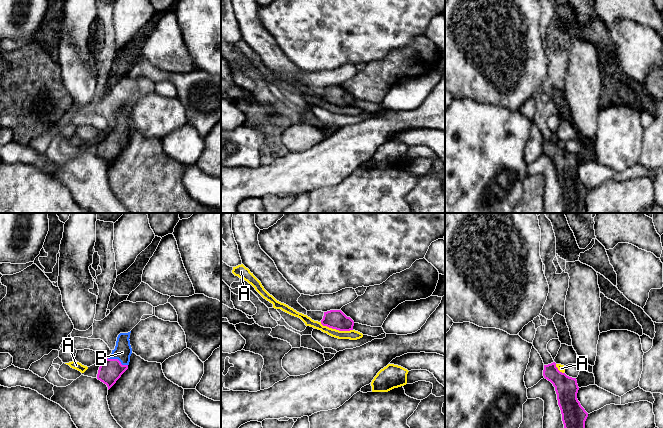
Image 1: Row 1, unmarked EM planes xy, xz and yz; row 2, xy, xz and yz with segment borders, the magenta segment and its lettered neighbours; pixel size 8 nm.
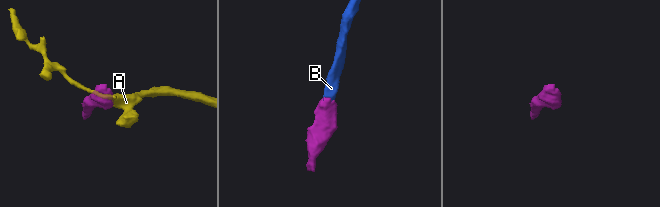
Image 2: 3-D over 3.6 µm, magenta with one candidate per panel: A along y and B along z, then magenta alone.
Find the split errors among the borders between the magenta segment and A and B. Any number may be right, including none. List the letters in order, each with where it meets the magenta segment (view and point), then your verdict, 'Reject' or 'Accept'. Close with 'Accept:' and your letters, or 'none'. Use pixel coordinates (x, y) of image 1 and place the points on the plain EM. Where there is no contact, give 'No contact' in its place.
A: Touches magenta at xz (336, 105). Reject
B: Touches magenta at xy (117, 135). Accept
Accept: B

